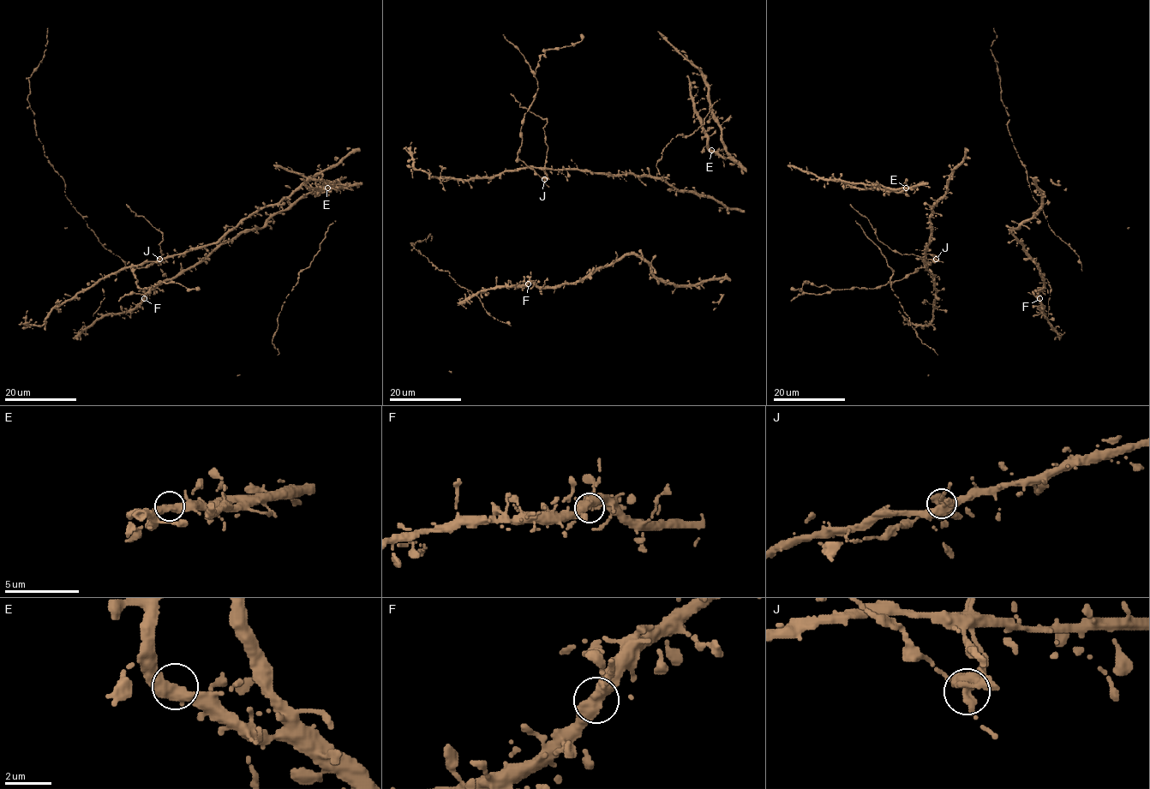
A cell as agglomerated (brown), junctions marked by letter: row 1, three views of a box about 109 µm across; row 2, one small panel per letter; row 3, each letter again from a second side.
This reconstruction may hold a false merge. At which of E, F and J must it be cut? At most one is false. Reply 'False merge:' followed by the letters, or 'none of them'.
False merge: J

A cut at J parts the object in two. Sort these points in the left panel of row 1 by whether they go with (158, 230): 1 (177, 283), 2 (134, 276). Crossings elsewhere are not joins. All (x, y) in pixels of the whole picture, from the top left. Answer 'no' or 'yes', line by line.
1: no
2: no

